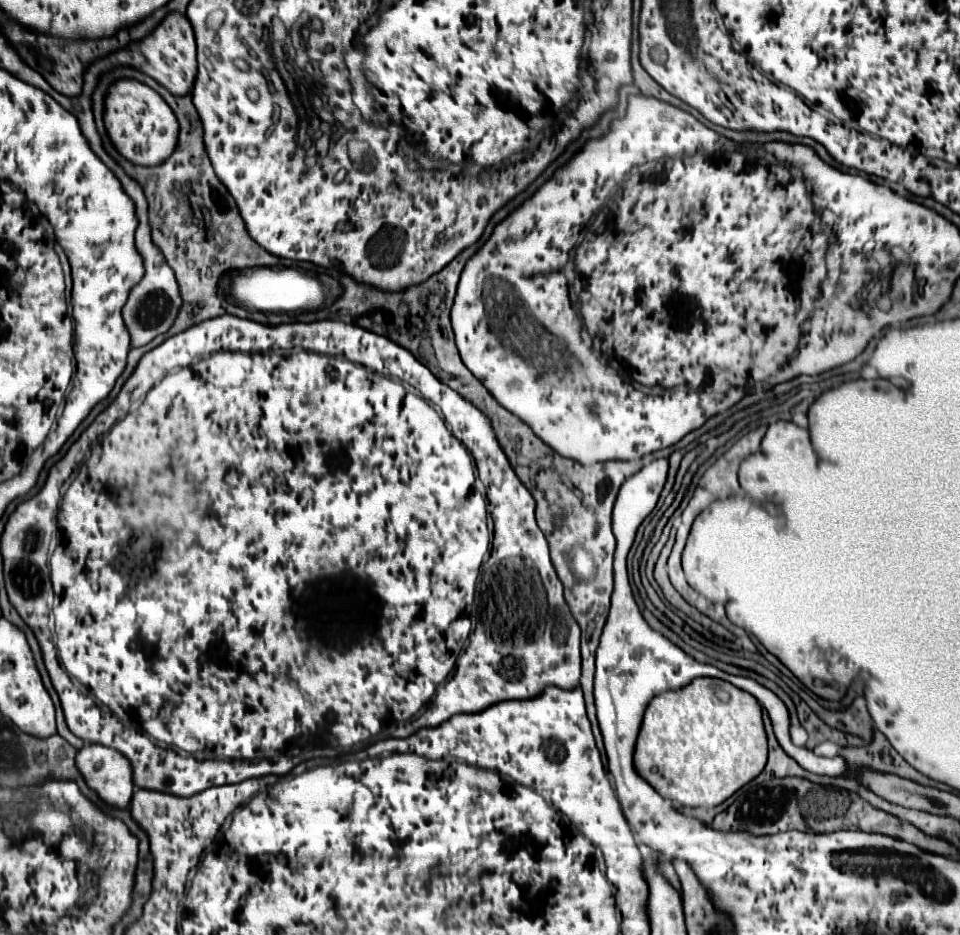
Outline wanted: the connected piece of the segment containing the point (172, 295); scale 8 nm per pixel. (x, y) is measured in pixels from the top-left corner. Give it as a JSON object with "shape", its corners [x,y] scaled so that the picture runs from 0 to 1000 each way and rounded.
{"shape":[[[129,183],[123,185],[123,194],[127,196],[127,202],[135,209],[135,213],[142,219],[142,230],[144,230],[142,264],[144,264],[144,271],[148,273],[150,288],[152,288],[148,301],[138,307],[135,318],[133,318],[131,326],[127,328],[127,341],[129,341],[129,348],[131,348],[133,356],[135,356],[135,360],[138,360],[135,371],[148,371],[148,369],[156,367],[163,358],[173,356],[177,352],[177,348],[181,345],[181,341],[185,337],[190,320],[188,320],[188,313],[185,313],[185,303],[183,303],[181,290],[173,283],[173,277],[169,275],[165,264],[158,260],[156,241],[154,241],[154,219],[152,219],[152,211],[148,206],[148,200],[140,191],[129,187]]]}

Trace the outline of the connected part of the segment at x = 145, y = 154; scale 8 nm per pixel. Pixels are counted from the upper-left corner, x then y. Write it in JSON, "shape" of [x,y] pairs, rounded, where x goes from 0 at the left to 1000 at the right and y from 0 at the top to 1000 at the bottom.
{"shape":[[[123,84],[121,89],[115,91],[113,102],[108,106],[108,136],[117,155],[123,159],[123,164],[135,174],[148,176],[148,179],[160,179],[173,172],[181,164],[181,157],[185,153],[185,127],[177,119],[177,112],[160,95],[156,95],[154,91],[142,84]]]}

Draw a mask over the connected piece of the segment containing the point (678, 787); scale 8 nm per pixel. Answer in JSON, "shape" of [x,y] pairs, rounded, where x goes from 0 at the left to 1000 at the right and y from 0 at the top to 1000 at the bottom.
{"shape":[[[729,724],[713,737],[683,743],[663,793],[660,820],[706,863],[746,863],[790,831],[800,814],[792,752],[763,730]]]}

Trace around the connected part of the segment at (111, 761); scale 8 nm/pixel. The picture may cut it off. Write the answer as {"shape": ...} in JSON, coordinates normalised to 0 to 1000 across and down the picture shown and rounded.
{"shape":[[[88,797],[79,807],[79,820],[108,859],[123,865],[133,863],[140,837],[135,814],[129,807],[108,797]]]}

